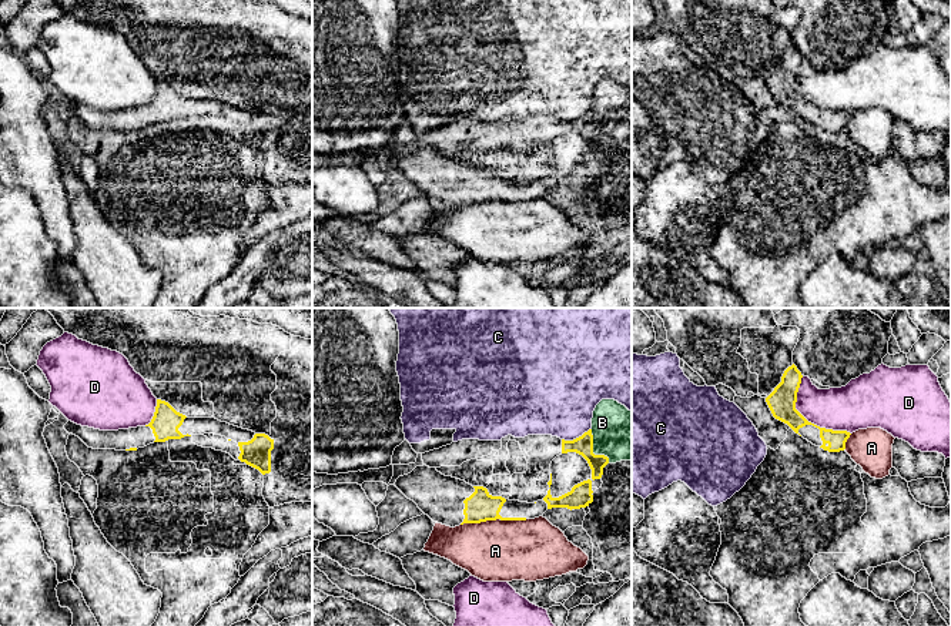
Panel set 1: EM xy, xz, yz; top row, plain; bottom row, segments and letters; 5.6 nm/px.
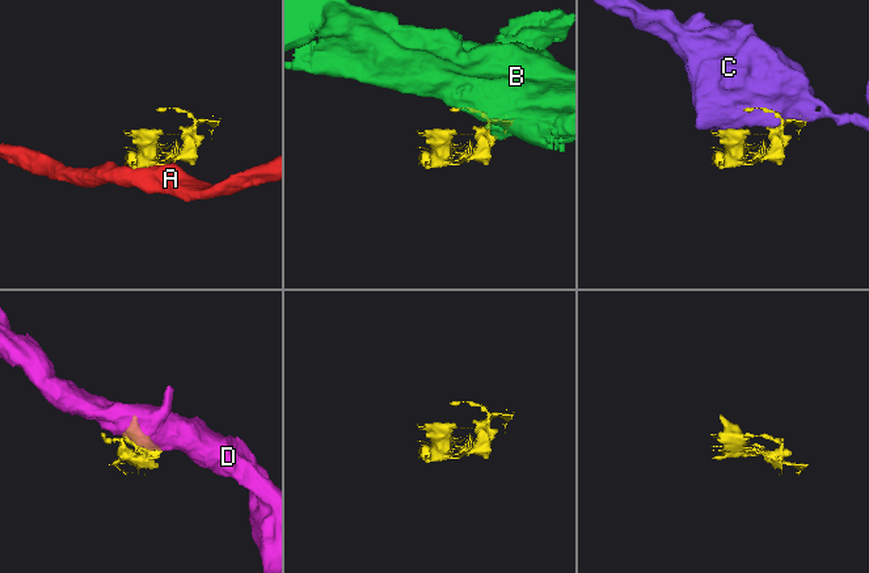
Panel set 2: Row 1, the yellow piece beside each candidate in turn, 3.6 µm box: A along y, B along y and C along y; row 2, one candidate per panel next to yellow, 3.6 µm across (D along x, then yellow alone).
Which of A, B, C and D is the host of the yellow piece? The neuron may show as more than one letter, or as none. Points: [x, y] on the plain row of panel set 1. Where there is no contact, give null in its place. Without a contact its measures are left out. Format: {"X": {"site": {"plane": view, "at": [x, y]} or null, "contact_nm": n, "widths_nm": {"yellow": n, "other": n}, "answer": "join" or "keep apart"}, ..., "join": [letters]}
{"A": {"site": {"plane": "xz", "at": [494, 200]}, "contact_nm": 380, "widths_nm": {"yellow": 170, "other": 360}, "answer": "keep apart"}, "B": {"site": {"plane": "xz", "at": [592, 131]}, "contact_nm": 220, "widths_nm": {"yellow": 110, "other": 300}, "answer": "keep apart"}, "C": {"site": {"plane": "xz", "at": [576, 119]}, "contact_nm": 180, "widths_nm": {"yellow": 110, "other": 420}, "answer": "keep apart"}, "D": {"site": {"plane": "yz", "at": [806, 100]}, "contact_nm": 440, "widths_nm": {"yellow": 160, "other": 260}, "answer": "keep apart"}, "join": []}

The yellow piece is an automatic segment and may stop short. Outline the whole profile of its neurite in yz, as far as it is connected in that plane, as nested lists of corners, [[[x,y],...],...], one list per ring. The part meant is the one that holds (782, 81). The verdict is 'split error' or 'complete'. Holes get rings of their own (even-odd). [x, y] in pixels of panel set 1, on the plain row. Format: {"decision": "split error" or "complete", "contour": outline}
{"decision": "split error", "contour": [[[794,44],[784,51],[781,63],[766,78],[773,97],[787,104],[796,114],[800,114],[804,120],[816,127],[823,128],[824,131],[844,131],[845,123],[851,116],[850,113],[820,108],[808,103],[796,90],[797,73],[801,58],[803,56]]]}

